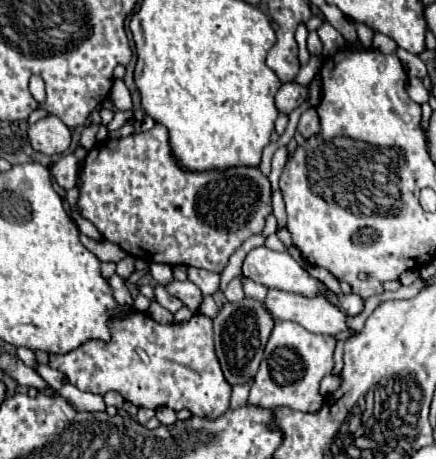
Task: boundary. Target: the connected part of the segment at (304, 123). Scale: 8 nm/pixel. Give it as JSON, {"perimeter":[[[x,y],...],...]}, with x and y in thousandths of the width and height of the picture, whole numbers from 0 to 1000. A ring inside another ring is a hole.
{"perimeter":[[[706,237],[693,246],[693,255],[683,264],[683,285],[693,290],[697,303],[706,303],[734,285],[734,259],[729,259],[725,237]]]}

